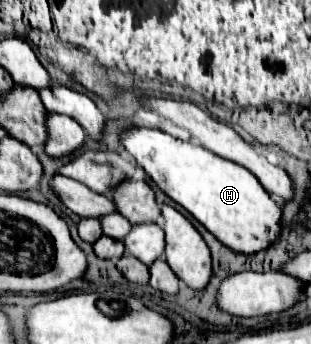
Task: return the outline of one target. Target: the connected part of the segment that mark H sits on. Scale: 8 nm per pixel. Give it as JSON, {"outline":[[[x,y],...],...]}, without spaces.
{"outline":[[[128,128],[120,132],[122,148],[176,204],[186,208],[204,228],[234,252],[254,254],[278,238],[282,210],[246,168],[224,160],[210,150],[174,138],[154,128]]]}

